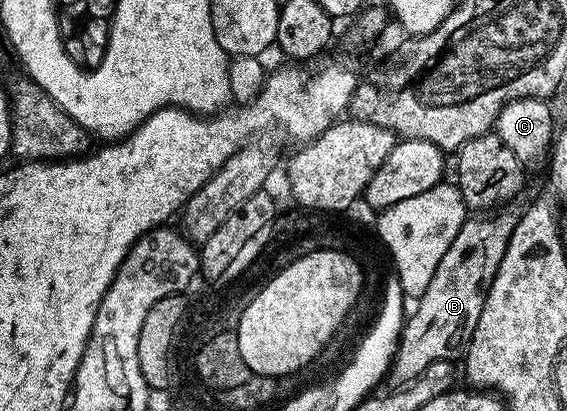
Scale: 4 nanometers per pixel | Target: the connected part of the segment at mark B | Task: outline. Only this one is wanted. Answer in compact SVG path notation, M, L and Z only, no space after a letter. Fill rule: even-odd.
M496 211L491 215L476 215L465 220L463 227L454 235L454 243L446 247L442 263L430 279L430 287L415 302L416 310L411 310L400 333L399 345L390 368L390 377L396 385L404 385L422 375L426 367L435 361L451 362L451 357L459 358L468 348L468 340L478 327L486 295L498 275L502 255L510 243L518 217L514 212Z

